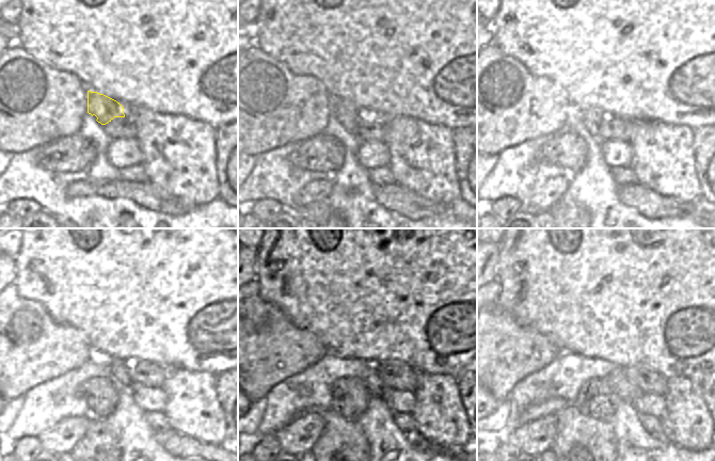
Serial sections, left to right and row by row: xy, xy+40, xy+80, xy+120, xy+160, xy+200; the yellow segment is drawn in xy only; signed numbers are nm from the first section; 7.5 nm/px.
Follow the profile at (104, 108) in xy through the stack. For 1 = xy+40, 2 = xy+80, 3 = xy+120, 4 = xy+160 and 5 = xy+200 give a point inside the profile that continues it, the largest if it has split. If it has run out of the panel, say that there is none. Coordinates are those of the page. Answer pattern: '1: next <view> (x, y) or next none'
1: next xy+40 (346, 112)
2: next xy+80 (591, 120)
3: next xy+120 (118, 367)
4: next xy+160 (369, 376)
5: next xy+200 (617, 380)

